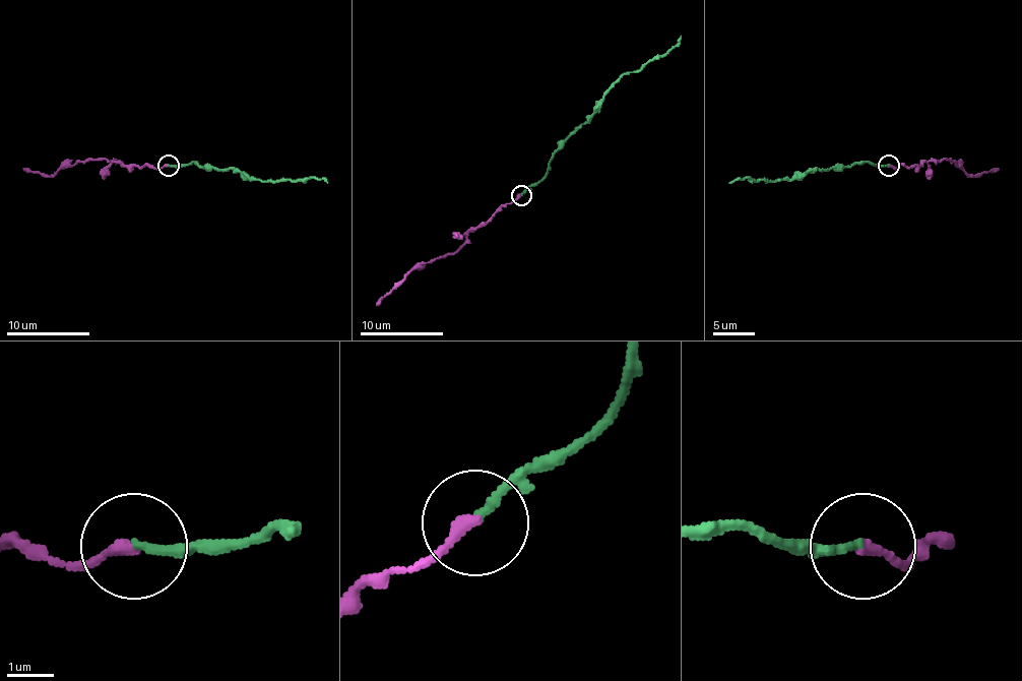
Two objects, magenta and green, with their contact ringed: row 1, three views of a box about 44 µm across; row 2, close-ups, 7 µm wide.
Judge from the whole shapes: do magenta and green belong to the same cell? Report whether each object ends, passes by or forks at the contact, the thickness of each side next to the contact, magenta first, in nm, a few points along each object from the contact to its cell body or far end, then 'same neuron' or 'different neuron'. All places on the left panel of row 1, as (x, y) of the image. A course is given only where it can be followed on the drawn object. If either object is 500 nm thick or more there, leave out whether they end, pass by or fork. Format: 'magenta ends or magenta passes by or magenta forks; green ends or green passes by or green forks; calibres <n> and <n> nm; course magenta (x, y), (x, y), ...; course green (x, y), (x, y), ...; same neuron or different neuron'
magenta ends; green ends; calibres 240 and 170 nm; course magenta (168, 165), (153, 169), (146, 165), (124, 167), (118, 161), (102, 159), (66, 165), (54, 175), (22, 169); course green (168, 165), (192, 163), (198, 167), (236, 169), (250, 179), (263, 181), (313, 177), (327, 183); same neuron

